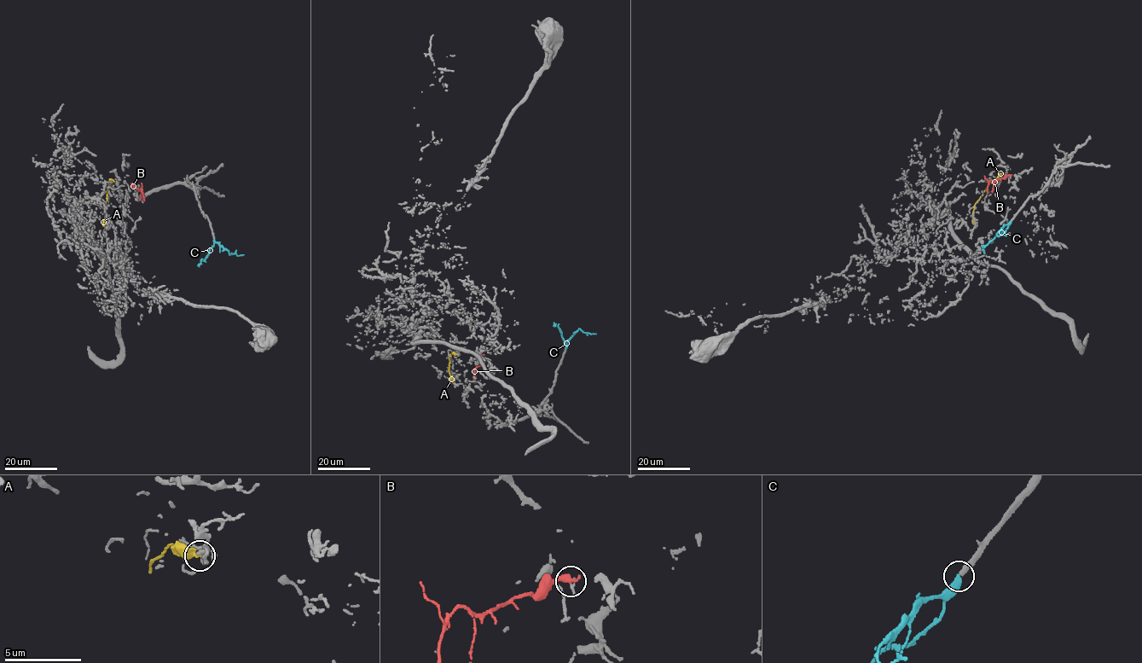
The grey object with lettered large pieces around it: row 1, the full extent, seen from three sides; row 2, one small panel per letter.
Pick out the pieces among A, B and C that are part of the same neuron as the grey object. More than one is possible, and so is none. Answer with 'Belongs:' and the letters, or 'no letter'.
Belongs: C

